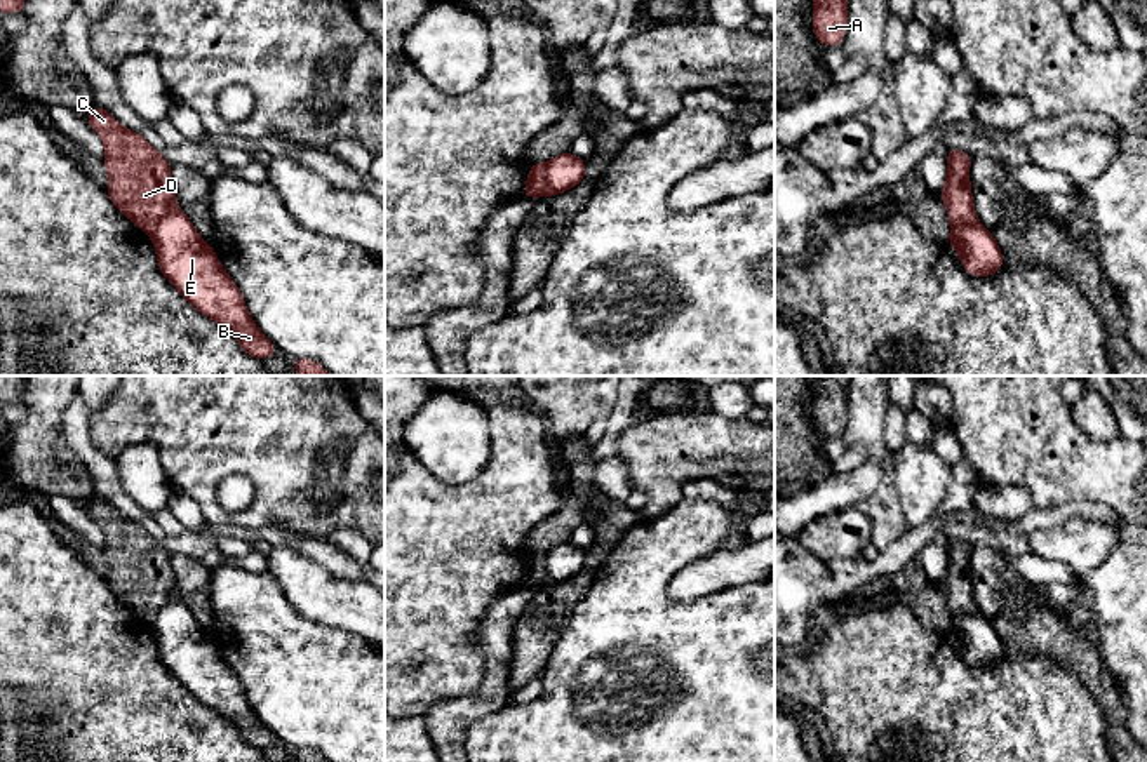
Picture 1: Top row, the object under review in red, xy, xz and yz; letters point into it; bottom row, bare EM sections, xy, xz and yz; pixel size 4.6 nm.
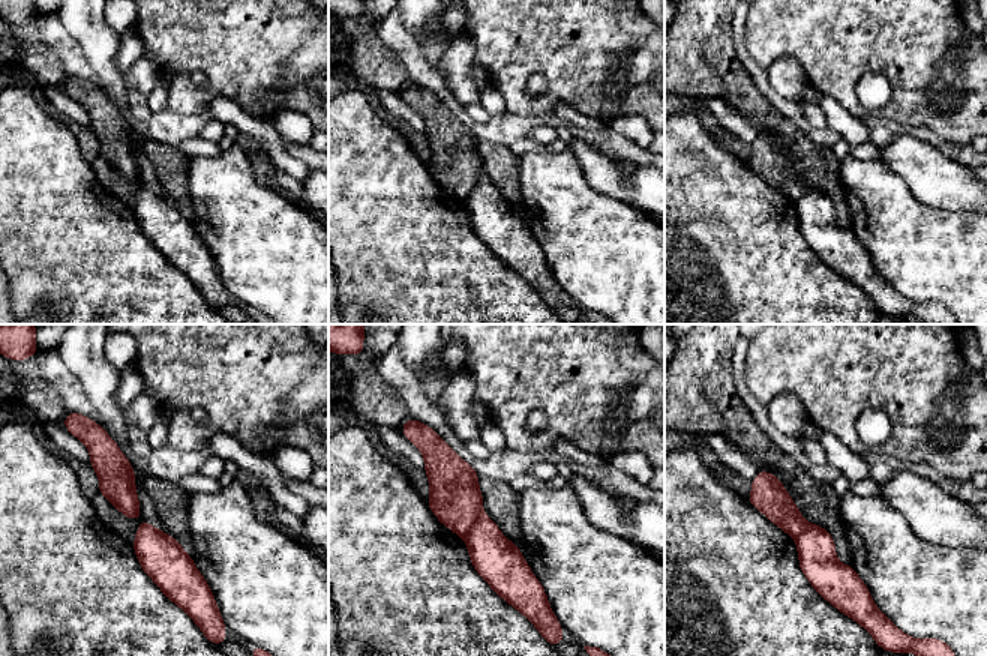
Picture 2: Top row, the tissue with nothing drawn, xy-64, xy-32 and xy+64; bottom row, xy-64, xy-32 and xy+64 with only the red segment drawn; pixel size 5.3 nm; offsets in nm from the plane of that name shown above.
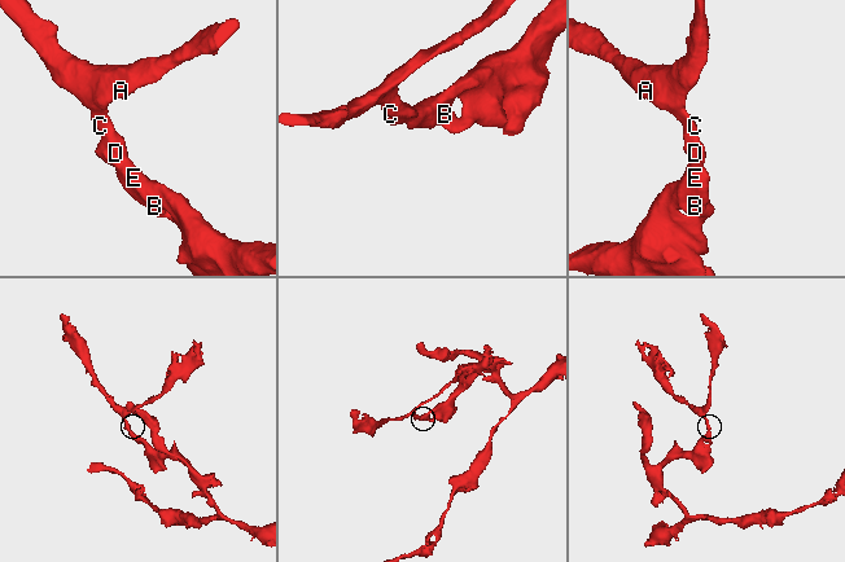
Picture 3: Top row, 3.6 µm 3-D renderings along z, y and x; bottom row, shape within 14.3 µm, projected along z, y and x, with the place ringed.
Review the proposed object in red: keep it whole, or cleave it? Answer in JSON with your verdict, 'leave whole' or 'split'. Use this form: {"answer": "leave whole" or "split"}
{"answer": "split"}

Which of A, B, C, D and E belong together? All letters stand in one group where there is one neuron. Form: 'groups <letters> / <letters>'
groups A C D / B E

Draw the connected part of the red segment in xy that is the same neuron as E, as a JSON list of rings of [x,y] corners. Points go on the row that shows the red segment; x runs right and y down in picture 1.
[[[178,205],[162,217],[150,237],[162,275],[198,313],[231,332],[249,357],[263,360],[277,355],[275,344],[258,329],[249,315],[240,289],[219,264],[216,251],[198,235],[190,217]]]

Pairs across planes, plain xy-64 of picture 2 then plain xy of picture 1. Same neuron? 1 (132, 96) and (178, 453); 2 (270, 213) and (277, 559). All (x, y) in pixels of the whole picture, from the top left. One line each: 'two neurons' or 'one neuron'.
1: two neurons
2: two neurons

